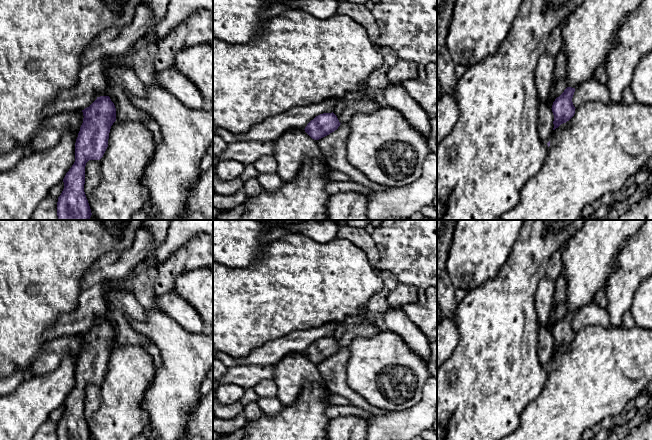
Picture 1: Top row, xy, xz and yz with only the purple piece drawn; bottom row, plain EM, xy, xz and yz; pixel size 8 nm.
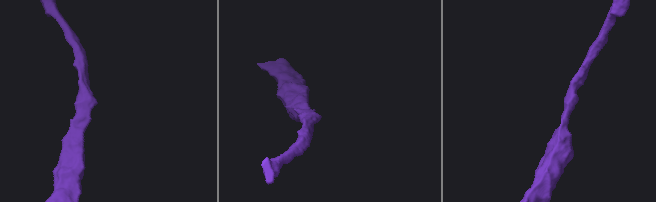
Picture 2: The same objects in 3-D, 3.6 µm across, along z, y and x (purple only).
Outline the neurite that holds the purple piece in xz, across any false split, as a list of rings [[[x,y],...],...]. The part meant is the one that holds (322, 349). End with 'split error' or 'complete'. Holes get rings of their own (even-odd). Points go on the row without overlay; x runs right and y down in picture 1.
[[[333,336],[323,337],[311,344],[304,354],[312,363],[319,364],[337,354],[340,348]]] | complete

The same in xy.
[[[100,320],[82,334],[83,347],[75,367],[75,386],[66,397],[64,413],[58,421],[57,440],[91,440],[84,416],[85,390],[89,384],[100,384],[107,371],[116,332],[109,320]]] | complete

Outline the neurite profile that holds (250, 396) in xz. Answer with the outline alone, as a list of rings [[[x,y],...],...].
[[[246,388],[240,402],[243,406],[246,406],[249,403],[257,402],[258,399],[259,396],[256,394],[253,388]]]

